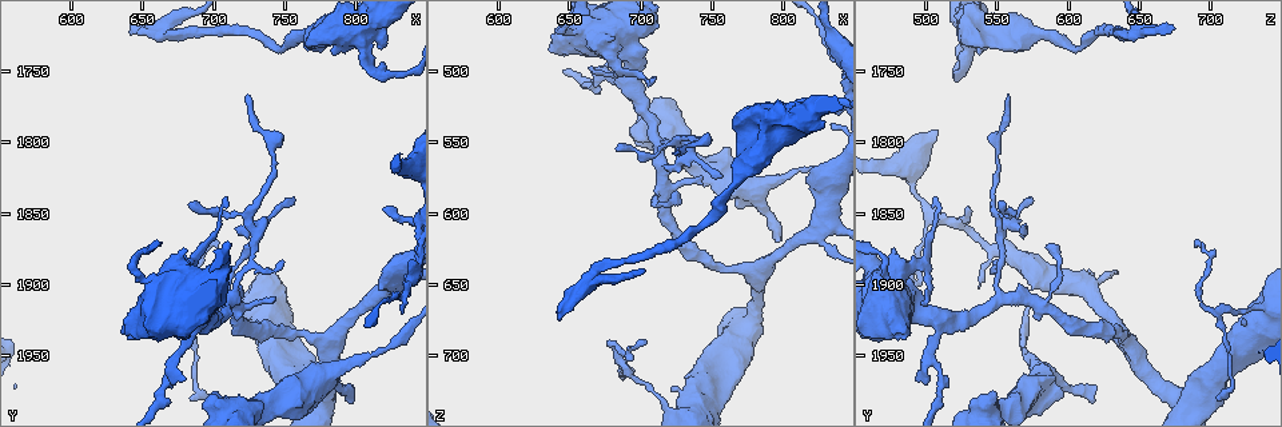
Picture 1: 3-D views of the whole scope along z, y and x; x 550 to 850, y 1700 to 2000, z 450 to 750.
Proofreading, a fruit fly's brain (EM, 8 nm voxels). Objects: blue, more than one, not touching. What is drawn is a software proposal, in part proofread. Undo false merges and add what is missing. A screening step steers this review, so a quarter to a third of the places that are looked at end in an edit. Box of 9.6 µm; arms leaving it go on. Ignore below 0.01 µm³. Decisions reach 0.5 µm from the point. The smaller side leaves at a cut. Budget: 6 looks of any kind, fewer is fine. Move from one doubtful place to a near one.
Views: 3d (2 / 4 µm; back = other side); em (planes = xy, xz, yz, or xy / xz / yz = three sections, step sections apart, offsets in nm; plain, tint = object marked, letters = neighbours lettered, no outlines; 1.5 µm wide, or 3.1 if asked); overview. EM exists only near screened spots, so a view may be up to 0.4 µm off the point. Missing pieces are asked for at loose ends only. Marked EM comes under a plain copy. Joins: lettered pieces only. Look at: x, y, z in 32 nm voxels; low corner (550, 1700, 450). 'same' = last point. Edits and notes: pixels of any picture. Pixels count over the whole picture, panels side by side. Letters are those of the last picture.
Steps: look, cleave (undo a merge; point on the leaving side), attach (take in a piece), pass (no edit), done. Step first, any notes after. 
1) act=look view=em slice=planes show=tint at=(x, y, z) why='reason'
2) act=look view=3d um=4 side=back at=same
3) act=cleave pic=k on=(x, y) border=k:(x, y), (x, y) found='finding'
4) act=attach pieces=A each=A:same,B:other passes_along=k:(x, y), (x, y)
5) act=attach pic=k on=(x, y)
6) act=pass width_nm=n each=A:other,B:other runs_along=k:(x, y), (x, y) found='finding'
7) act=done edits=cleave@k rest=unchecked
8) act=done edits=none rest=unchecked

act=look view=em slice=planes show=letters at=(796, 1984, 618) why='free end'

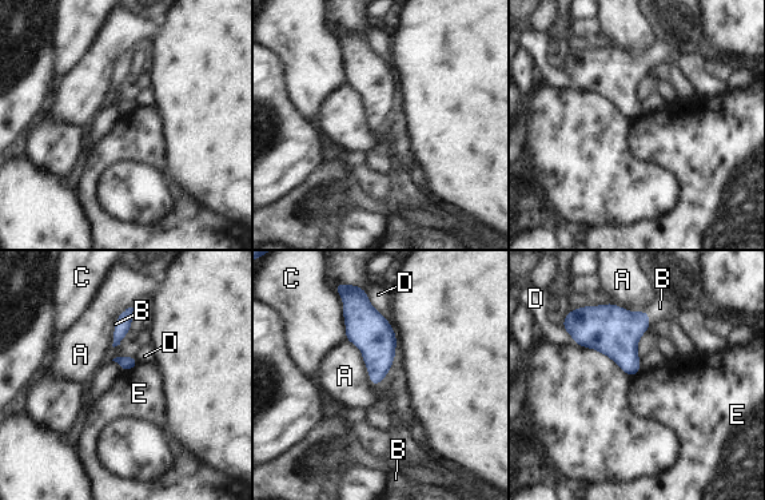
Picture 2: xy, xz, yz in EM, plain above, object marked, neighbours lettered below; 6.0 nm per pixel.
act=attach pieces=B longest_contact=A:320nm each=A:other,B:same,C:other,D:other,E:other passes_along=2:(614, 332), (648, 317), (660, 308) found='it goes on there'

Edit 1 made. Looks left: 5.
act=look view=overview why='redraw'

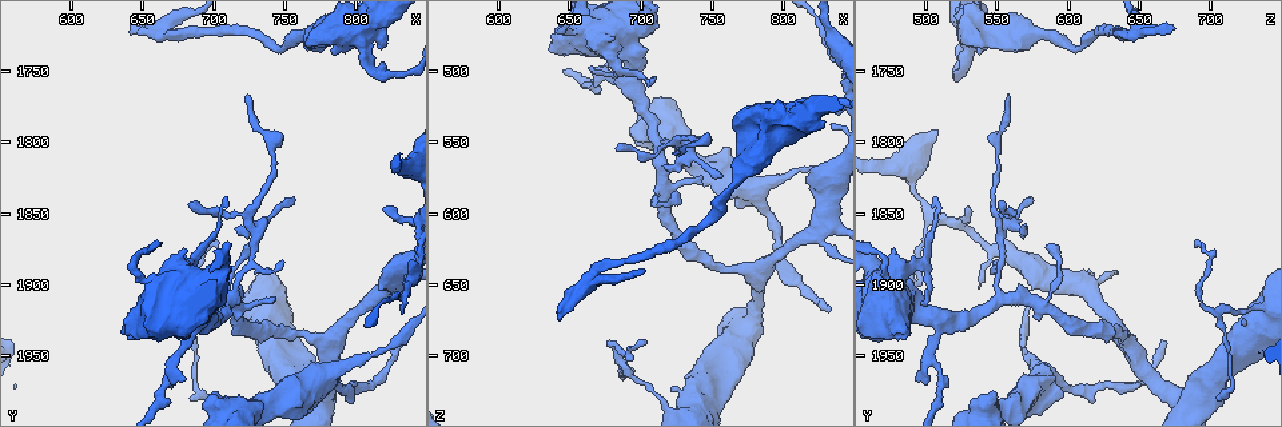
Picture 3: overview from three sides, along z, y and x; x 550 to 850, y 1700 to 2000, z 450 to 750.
act=look view=em slice=planes show=tint at=(818, 1906, 576) why='thick end'

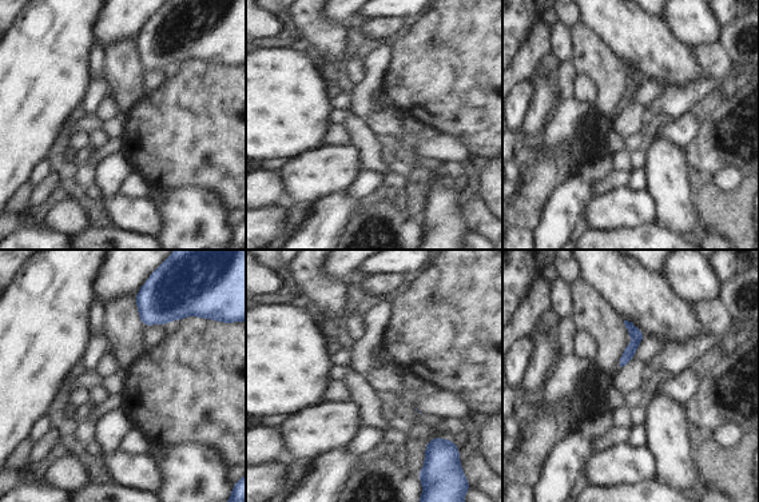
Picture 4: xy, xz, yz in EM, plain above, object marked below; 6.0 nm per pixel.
act=look view=em slice=planes show=letters at=same why='see the neighbours'

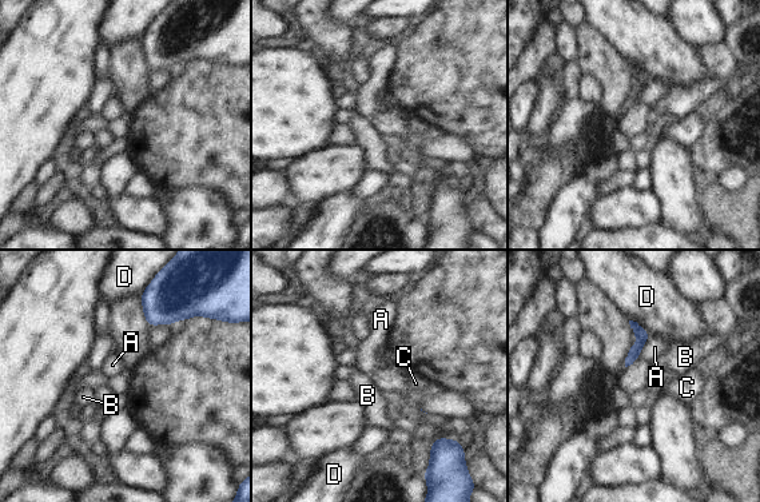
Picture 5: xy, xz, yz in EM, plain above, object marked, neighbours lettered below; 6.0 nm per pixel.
act=pass each=A:other,B:other,C:other,D:other border=5:(649, 335), (637, 357) found='none of them fits'

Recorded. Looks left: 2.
act=look view=3d um=2 at=(710, 1840, 506) why='tapers out'

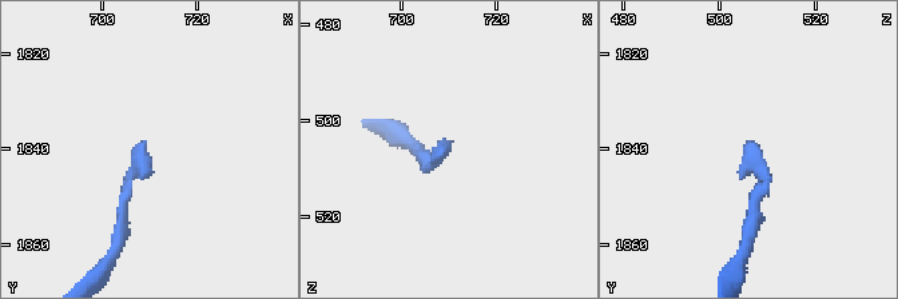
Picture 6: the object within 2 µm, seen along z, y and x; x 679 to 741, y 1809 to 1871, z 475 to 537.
act=look view=em slice=planes show=letters at=(709, 1839, 506)

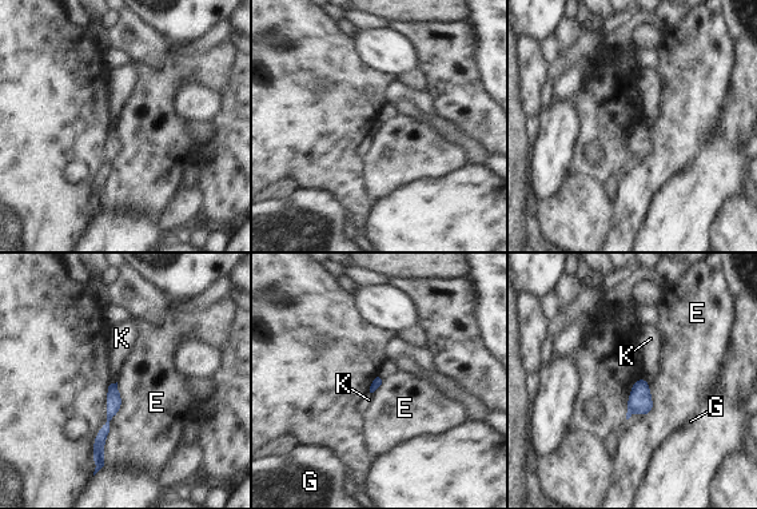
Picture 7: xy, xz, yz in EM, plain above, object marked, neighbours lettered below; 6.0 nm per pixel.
act=pass each=E:other,G:other,K:other border=7:(118, 382), (103, 464) found='none of them fits'

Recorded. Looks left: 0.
act=done edits=attach@2 rest=unchecked

